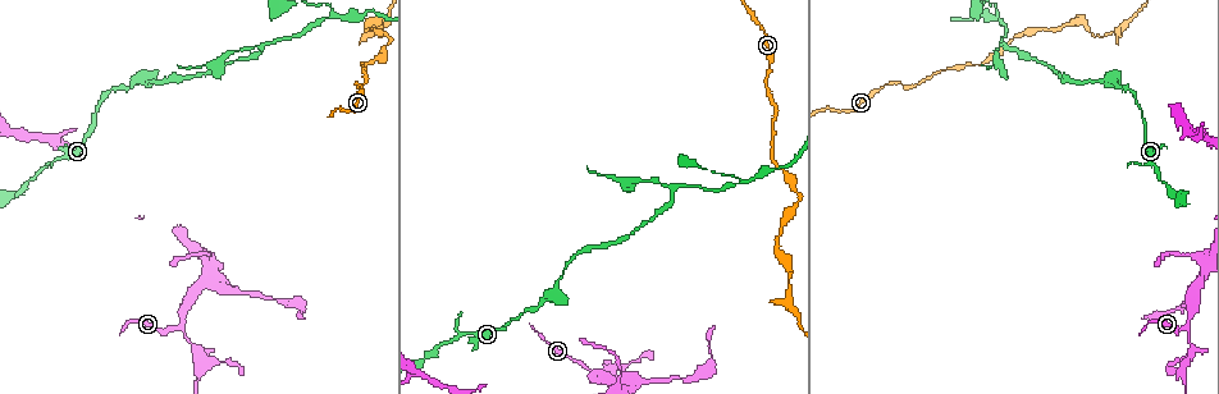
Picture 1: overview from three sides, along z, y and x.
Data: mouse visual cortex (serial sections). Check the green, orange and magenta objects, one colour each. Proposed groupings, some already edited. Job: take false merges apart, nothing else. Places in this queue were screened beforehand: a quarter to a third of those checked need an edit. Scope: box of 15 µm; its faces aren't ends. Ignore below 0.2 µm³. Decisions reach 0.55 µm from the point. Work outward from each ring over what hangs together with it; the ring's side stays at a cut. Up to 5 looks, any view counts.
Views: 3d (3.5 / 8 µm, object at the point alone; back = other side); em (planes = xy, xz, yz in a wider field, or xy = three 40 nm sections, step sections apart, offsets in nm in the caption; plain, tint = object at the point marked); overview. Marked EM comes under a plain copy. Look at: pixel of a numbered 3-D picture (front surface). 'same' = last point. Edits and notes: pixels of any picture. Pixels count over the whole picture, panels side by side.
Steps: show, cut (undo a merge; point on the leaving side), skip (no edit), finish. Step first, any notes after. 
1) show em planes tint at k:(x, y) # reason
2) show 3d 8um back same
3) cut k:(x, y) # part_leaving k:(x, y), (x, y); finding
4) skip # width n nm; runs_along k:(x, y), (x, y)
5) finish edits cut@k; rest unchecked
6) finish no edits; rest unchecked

show 3d 3.5um back at 1:(378, 19) # sharp bend

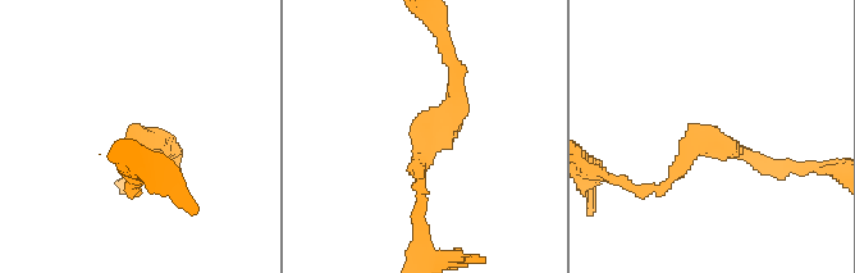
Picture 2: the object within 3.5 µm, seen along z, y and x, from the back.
skip # arm_widths 150, 200 nm; runs_along 2:(456, 72), (456, 118), (420, 157), (420, 206); all the same cell

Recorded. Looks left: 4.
show 3d 8um at 1:(1004, 41) # sharp bend

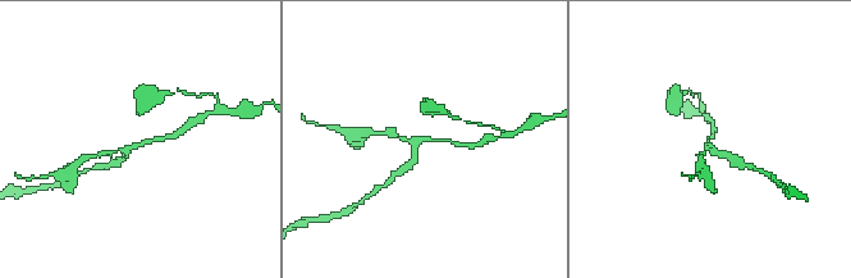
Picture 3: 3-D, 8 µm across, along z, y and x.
show 3d 3.5um at 3:(707, 148) # zoom in

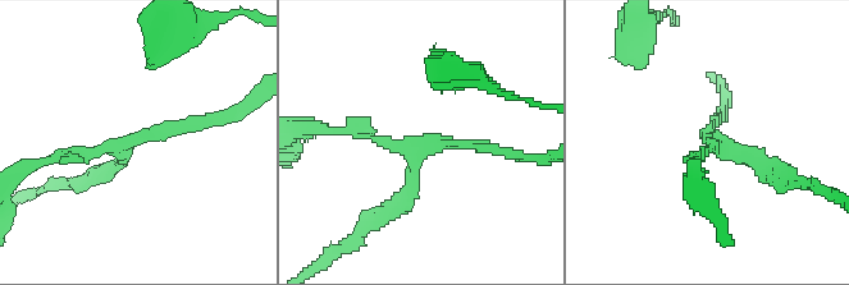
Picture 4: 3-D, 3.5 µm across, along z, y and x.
show em xy step 2 tint at 4:(709, 140) # shape alone is not enough

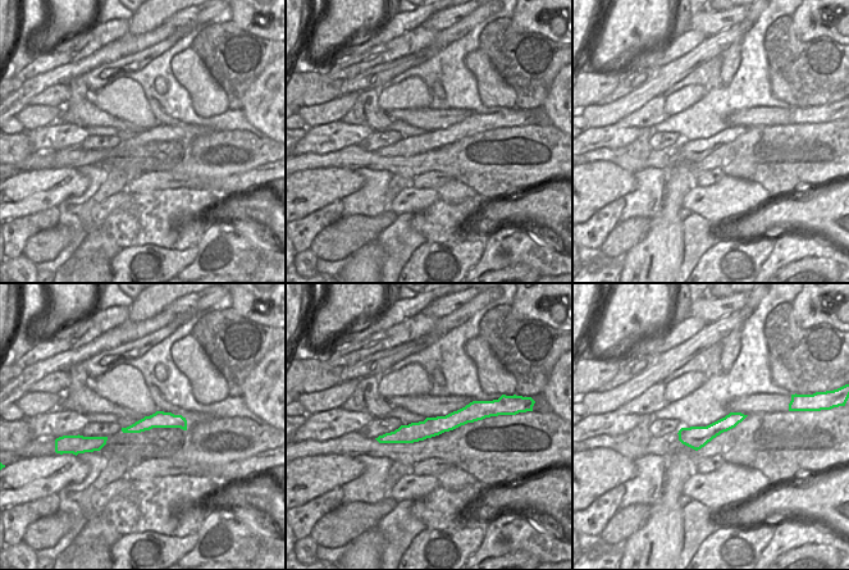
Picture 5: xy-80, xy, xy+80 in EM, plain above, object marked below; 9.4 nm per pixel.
skip # runs_along 4:(101, 174), (141, 134), (215, 119); continuous, no second cell

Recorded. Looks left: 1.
finish no edits; rest unchecked

